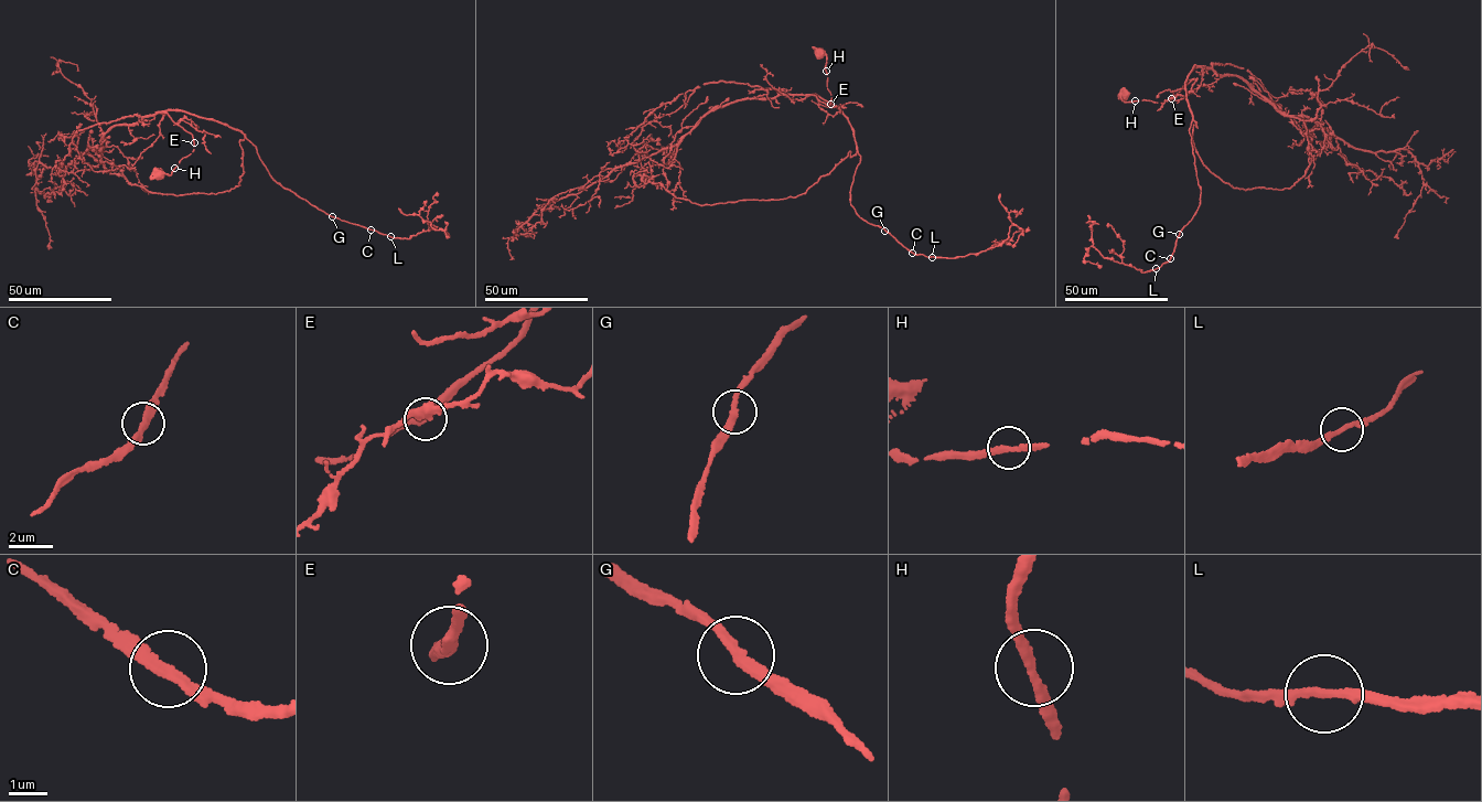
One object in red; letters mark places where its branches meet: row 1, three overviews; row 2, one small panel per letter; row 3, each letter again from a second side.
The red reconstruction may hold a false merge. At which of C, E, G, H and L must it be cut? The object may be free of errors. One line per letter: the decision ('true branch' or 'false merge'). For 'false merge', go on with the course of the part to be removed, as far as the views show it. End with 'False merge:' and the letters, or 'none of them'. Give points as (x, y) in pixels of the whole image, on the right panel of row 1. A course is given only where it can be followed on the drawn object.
C: true branch
E: true branch
G: true branch
H: true branch
L: true branch
False merge: none of them

